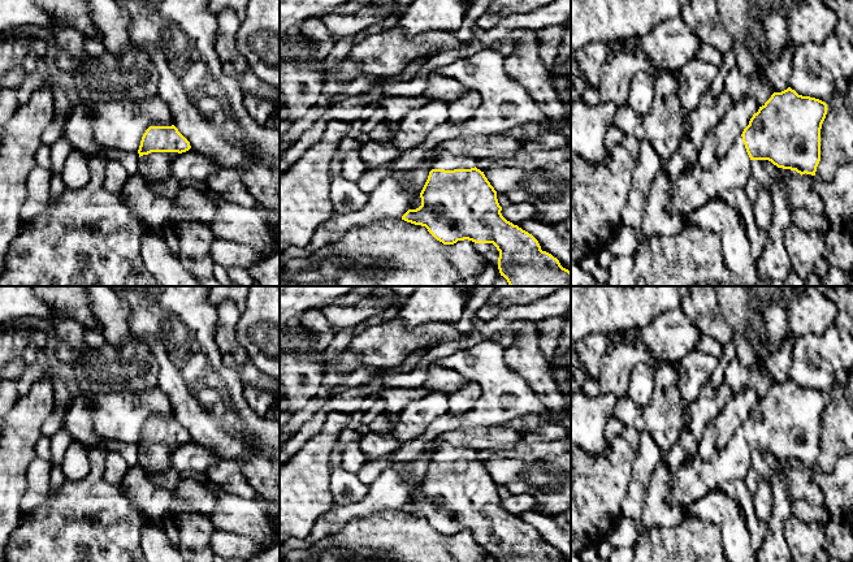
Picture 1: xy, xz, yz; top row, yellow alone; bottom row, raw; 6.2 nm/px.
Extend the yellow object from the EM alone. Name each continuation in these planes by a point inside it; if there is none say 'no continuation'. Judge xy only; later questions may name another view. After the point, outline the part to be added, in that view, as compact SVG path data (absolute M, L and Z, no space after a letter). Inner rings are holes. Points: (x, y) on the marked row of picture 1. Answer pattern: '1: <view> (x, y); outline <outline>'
1: xy (156, 165); outline M151 152L140 156L139 174L150 181L165 181L170 178L170 167L178 152Z

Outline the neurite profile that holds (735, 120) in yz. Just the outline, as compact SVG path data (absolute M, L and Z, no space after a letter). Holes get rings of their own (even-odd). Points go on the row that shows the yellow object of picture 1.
M741 100L736 101L735 105L723 114L713 130L718 159L728 152L733 142L742 134L744 129L749 125L750 118L758 112L758 109L759 107L754 100Z

